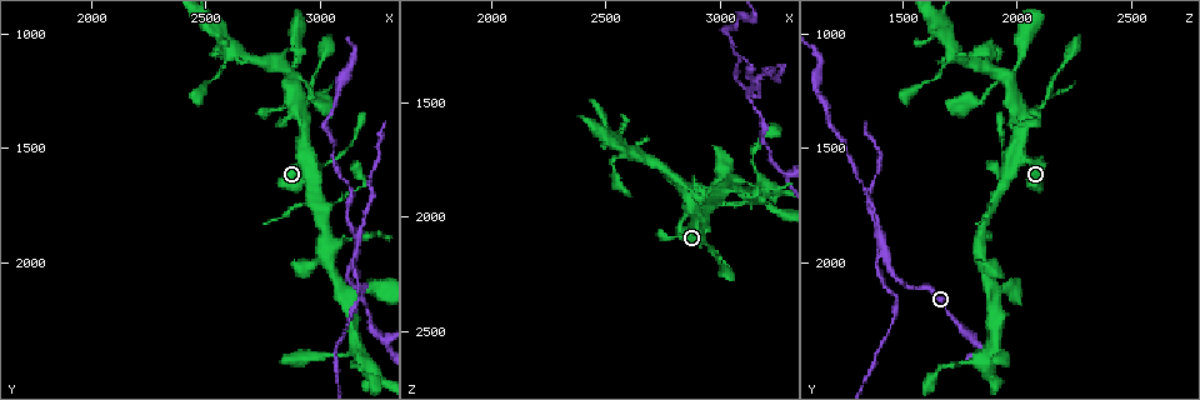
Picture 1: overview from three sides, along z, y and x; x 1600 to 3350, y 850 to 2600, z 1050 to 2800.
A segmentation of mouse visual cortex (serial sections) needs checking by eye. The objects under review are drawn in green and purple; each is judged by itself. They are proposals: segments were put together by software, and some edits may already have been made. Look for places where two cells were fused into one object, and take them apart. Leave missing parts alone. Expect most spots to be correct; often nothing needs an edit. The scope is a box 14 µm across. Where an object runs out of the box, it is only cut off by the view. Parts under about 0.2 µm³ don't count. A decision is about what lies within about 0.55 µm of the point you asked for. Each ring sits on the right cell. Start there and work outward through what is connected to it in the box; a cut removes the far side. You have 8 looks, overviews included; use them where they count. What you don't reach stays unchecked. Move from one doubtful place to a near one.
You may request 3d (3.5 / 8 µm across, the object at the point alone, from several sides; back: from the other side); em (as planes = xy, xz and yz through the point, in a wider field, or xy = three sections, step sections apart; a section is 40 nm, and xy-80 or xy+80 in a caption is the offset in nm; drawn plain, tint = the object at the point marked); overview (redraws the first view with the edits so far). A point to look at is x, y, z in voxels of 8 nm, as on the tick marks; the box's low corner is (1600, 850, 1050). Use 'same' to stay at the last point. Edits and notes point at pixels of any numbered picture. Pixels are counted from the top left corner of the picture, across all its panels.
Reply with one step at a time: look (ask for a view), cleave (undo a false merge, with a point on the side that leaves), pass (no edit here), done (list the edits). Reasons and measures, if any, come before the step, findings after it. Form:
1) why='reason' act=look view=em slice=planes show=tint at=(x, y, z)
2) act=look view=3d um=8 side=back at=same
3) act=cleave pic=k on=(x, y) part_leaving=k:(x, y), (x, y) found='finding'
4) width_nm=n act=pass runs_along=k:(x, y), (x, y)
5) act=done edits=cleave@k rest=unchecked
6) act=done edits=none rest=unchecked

why='three-way junction' act=look view=3d um=3.5 at=(3140, 2140, 1910)

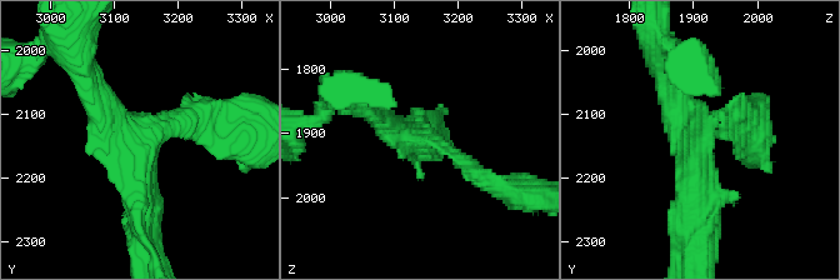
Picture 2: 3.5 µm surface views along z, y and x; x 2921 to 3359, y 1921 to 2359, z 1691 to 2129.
arms=3 arm_widths_nm=200,300,400 why='shape alone is not enough' act=look view=em slice=xy step=1 show=tint at=(3135, 2145, 1905)

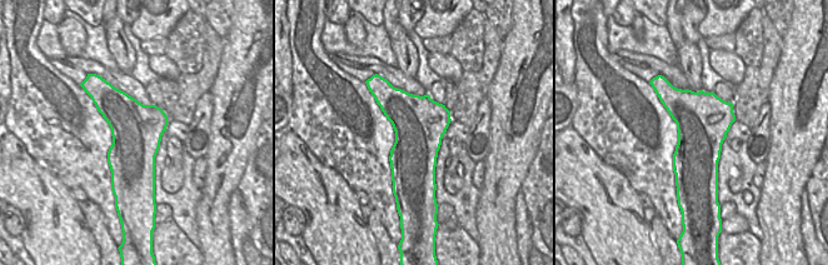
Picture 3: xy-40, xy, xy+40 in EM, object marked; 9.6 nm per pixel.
act=pass runs_along=2:(89, 84), (139, 145), (139, 234) found='all the same cell'

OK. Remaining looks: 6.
why='sharp bend' act=look view=3d um=8 at=(3160, 1980, 1430)

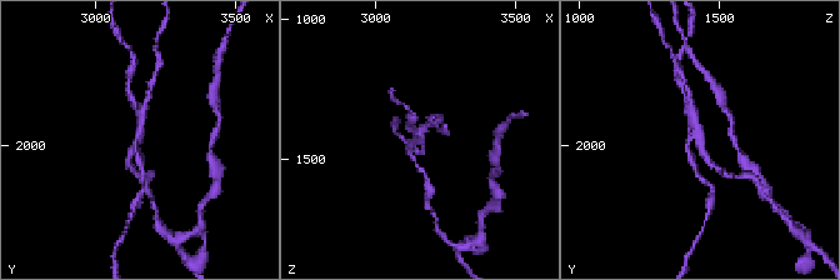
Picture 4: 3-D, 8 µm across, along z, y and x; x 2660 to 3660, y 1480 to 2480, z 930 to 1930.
arms=3 arm_widths_nm=150,150,250 why='now the EM' act=look view=em slice=xy step=2 show=tint at=(3160, 1960, 1440)

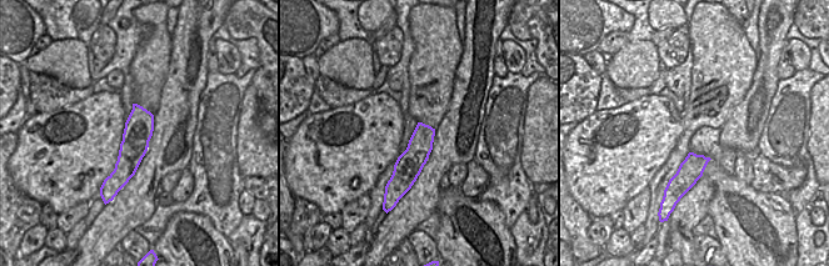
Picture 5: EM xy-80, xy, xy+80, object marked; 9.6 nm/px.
act=cleave pic=4 on=(139, 156) found='two cells meet here'

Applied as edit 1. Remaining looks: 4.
act=look view=overview

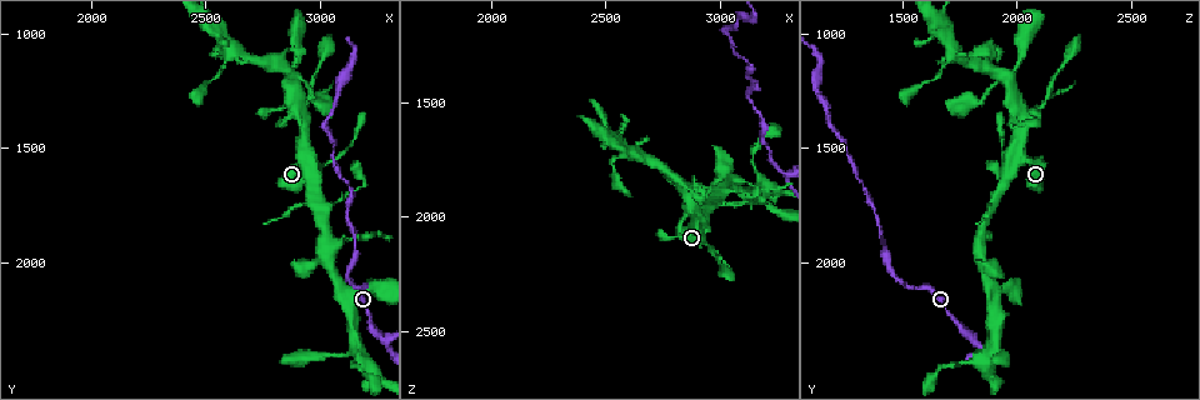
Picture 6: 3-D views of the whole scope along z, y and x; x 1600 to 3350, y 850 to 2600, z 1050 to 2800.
why='four-way junction' act=look view=3d um=3.5 at=(2870, 1210, 1950)

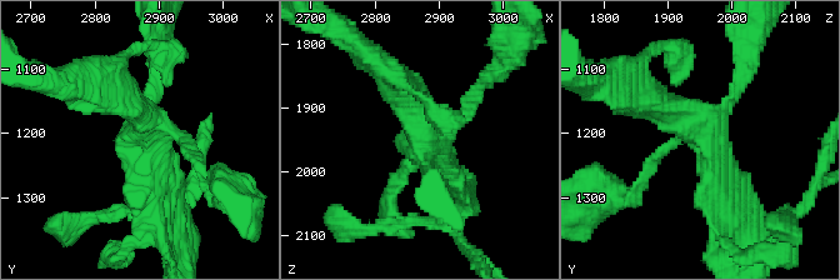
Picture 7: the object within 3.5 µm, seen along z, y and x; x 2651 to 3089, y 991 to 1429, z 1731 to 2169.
act=look view=em slice=xy step=1 show=tint at=(2880, 1205, 1960)

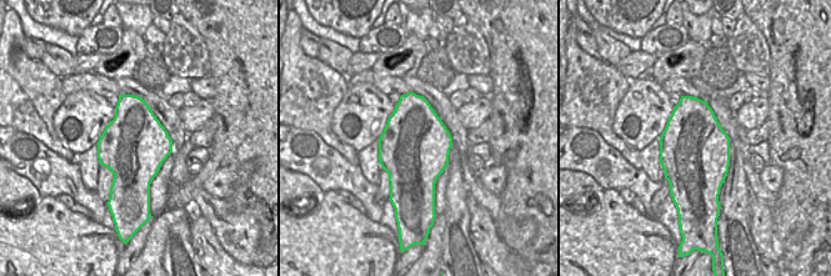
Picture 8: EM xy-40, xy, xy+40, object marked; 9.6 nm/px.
why='another direction' act=look view=em slice=xy step=3 show=tint at=same

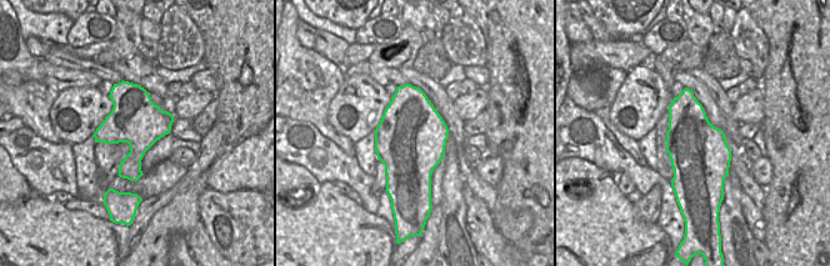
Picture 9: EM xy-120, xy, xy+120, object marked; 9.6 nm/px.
width_nm=700 act=pass runs_along=7:(730, 214), (708, 138), (646, 95) found='one cell here'

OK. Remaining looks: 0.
act=done edits=cleave@4 rest=unchecked

